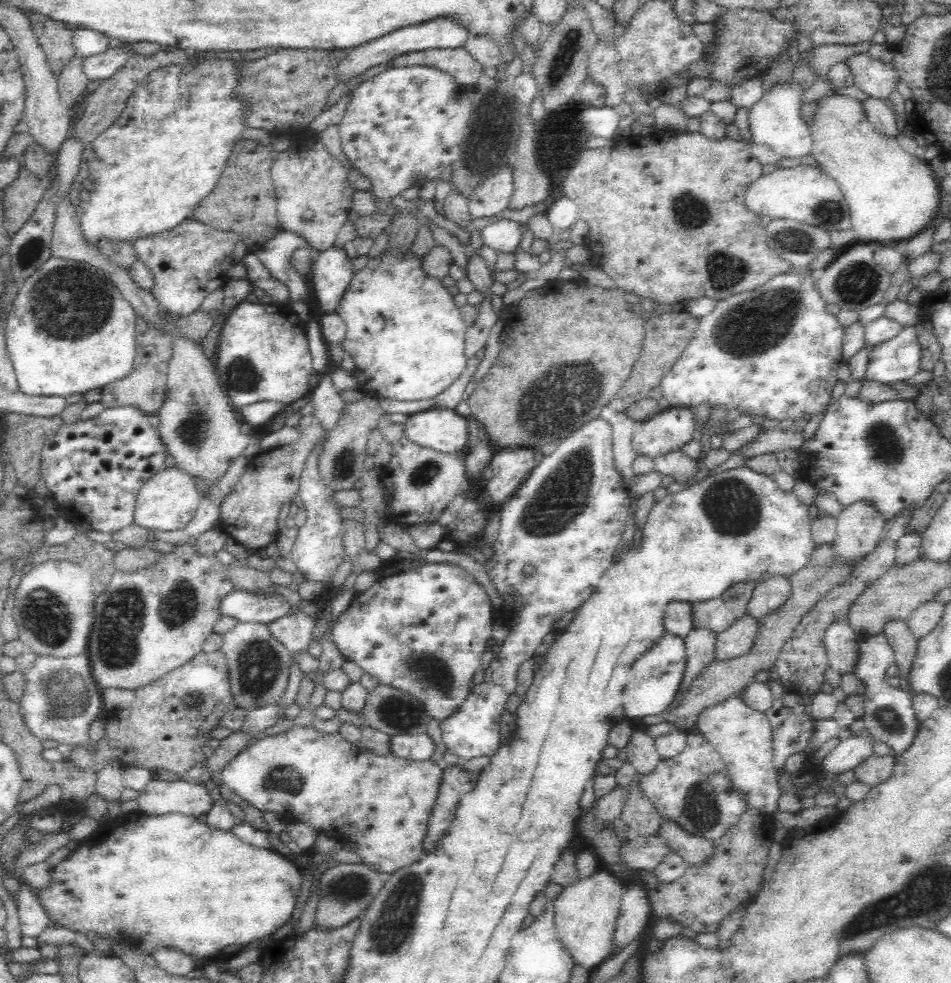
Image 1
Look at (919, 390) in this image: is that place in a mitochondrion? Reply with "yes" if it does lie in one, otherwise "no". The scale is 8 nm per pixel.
no

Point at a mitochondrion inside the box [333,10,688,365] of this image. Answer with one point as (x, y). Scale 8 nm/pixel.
(562, 62)

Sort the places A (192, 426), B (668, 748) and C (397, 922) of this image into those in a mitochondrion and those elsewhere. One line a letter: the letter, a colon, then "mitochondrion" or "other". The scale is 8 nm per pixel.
A: mitochondrion
B: other
C: mitochondrion

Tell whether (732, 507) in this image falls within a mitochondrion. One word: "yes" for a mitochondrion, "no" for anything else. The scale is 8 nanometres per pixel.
yes

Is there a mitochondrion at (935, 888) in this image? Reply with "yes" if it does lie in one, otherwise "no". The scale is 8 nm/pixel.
yes

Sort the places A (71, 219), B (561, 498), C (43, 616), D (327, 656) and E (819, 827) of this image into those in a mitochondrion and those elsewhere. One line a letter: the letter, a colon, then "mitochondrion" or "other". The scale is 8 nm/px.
A: other
B: mitochondrion
C: mitochondrion
D: other
E: other

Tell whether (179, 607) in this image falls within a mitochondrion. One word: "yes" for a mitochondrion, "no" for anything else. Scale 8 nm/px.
yes

